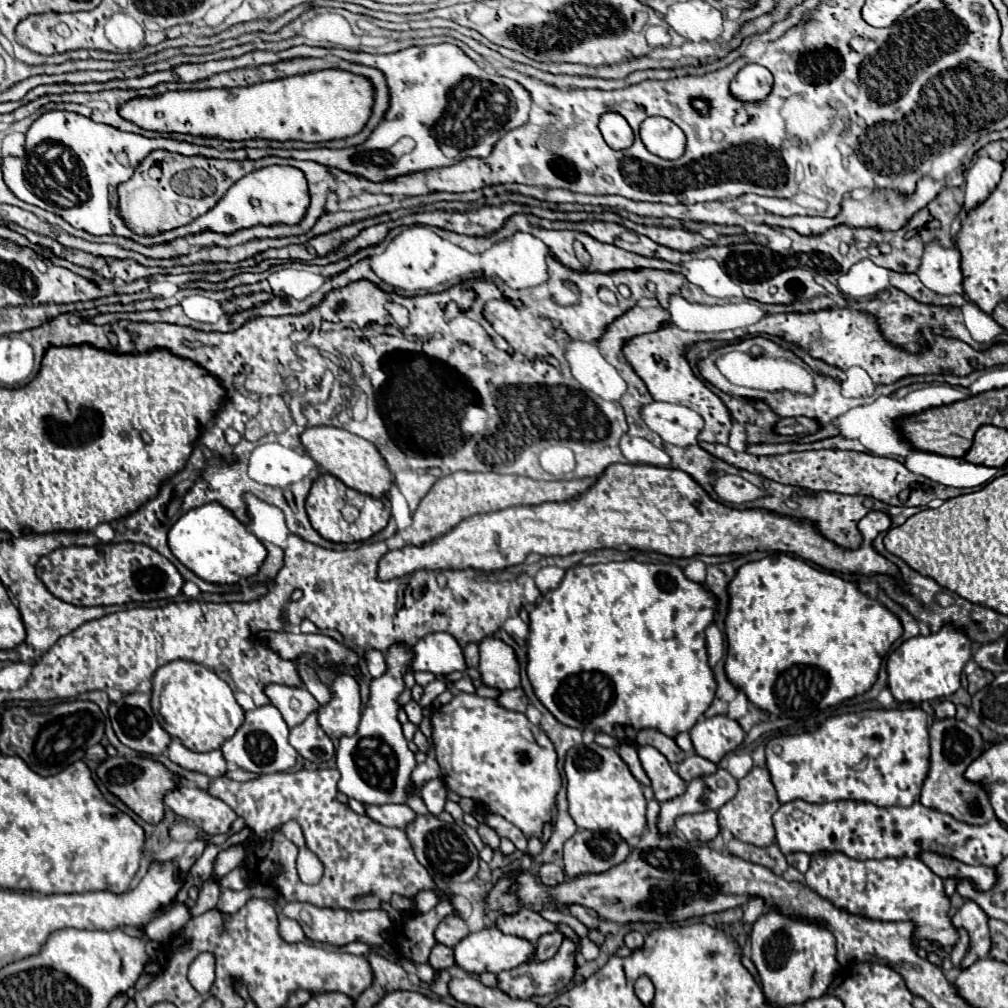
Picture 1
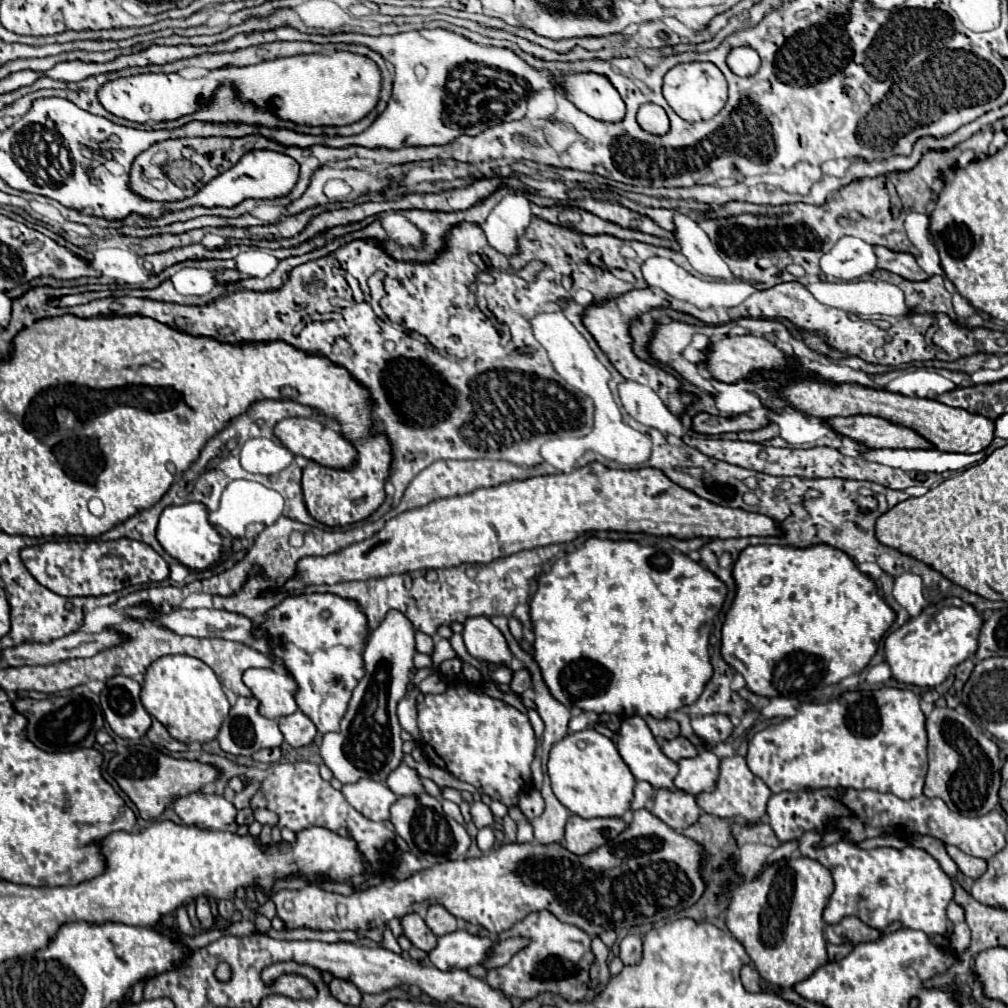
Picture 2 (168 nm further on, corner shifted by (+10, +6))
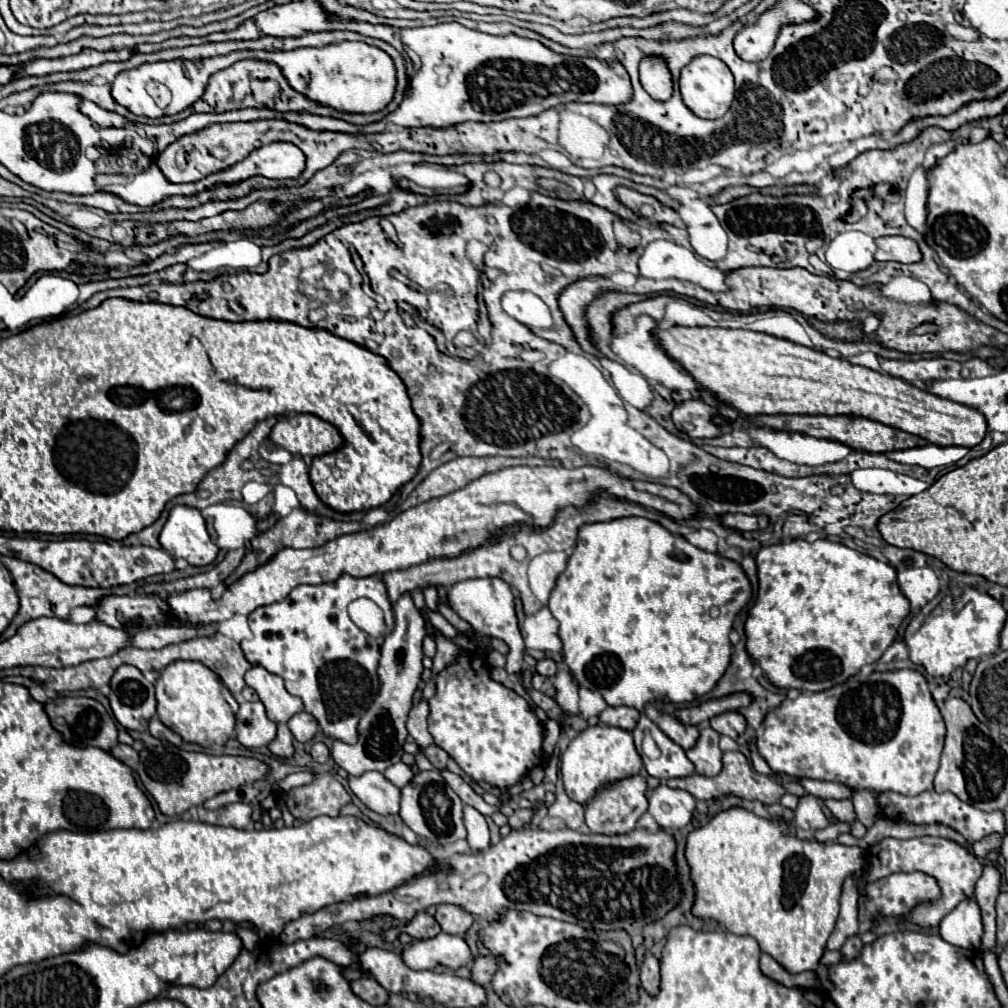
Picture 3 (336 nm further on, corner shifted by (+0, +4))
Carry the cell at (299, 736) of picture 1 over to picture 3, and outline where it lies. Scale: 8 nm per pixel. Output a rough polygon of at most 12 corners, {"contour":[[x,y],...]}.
{"contour":[[306,711],[288,721],[296,741],[308,743],[318,733],[318,723]]}

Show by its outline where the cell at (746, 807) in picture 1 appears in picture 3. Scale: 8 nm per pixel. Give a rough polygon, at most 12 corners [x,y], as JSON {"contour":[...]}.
{"contour":[[740,751],[724,753],[716,777],[692,775],[666,785],[700,801],[726,795],[778,803],[786,789],[750,769]]}

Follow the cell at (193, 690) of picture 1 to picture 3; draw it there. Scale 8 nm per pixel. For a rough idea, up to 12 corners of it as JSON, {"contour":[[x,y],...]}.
{"contour":[[198,661],[156,679],[160,721],[188,743],[224,745],[238,703]]}

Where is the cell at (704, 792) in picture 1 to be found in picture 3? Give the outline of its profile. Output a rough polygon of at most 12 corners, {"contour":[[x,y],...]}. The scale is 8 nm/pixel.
{"contour":[[710,727],[700,731],[694,749],[686,757],[698,775],[718,775],[722,751],[718,733]]}

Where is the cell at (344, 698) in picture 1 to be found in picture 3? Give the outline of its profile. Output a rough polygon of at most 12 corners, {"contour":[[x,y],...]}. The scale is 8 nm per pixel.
{"contour":[[380,577],[300,585],[248,615],[246,659],[280,675],[324,735],[356,743],[384,633],[348,605]]}

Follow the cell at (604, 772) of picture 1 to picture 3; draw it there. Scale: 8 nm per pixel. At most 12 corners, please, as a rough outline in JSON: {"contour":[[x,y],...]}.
{"contour":[[594,725],[562,755],[566,795],[598,789],[644,767],[632,735]]}

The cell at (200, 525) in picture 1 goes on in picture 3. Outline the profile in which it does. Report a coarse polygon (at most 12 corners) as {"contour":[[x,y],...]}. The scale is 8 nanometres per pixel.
{"contour":[[170,511],[158,541],[196,567],[220,551],[200,511]]}

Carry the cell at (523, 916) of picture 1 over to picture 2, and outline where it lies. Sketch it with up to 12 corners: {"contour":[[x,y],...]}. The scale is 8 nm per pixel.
{"contour":[[550,911],[502,935],[530,945],[486,983],[524,1001],[552,993],[570,1003],[592,987],[592,937]]}

